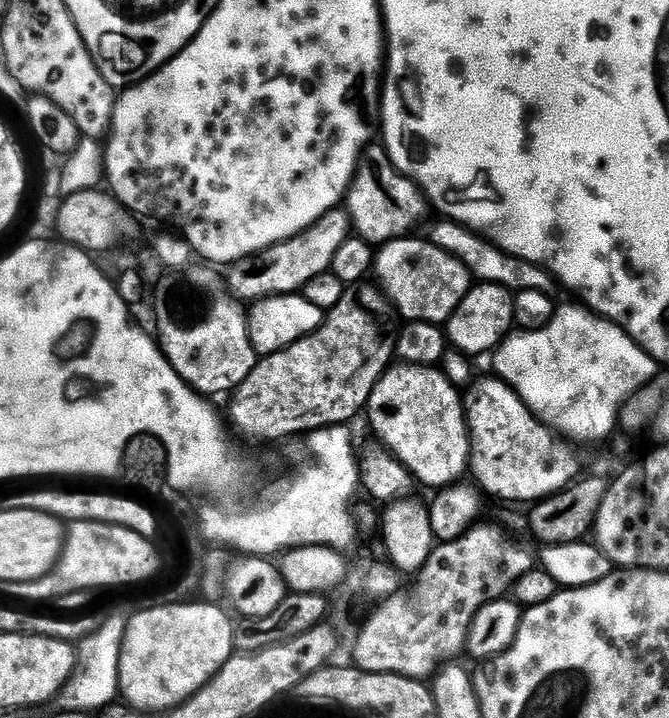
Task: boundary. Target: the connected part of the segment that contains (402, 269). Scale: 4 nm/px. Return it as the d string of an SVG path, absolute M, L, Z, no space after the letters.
M401 238L389 240L376 252L374 276L380 279L384 287L383 295L390 301L391 307L396 308L404 315L405 321L425 320L431 324L443 325L454 314L454 310L466 298L468 289L473 287L474 277L467 266L458 258L454 258L446 250L442 250L437 244L424 240L412 240L413 238Z

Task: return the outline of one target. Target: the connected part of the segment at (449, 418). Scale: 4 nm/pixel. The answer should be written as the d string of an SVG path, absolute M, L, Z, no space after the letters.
M403 362L389 367L370 394L367 416L369 426L376 431L375 439L383 444L419 483L421 480L422 483L429 484L432 490L439 490L455 485L459 481L456 479L463 472L469 471L472 446L468 438L468 420L464 417L464 402L457 385L451 384L439 367L423 368L420 364Z

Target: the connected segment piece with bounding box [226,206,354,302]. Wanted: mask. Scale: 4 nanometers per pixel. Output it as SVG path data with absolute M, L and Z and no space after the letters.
M337 206L322 214L318 222L311 224L304 232L291 236L281 244L255 252L244 260L238 260L226 272L226 287L237 300L255 302L265 296L283 296L299 293L310 282L310 278L329 271L334 262L334 253L342 242L353 235L352 219L343 207Z

